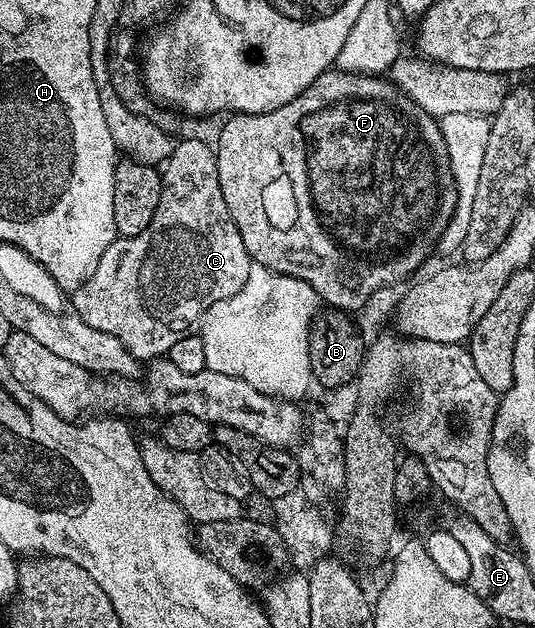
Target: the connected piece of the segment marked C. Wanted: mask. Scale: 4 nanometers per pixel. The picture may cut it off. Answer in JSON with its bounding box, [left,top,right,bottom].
[69,140,252,362]

